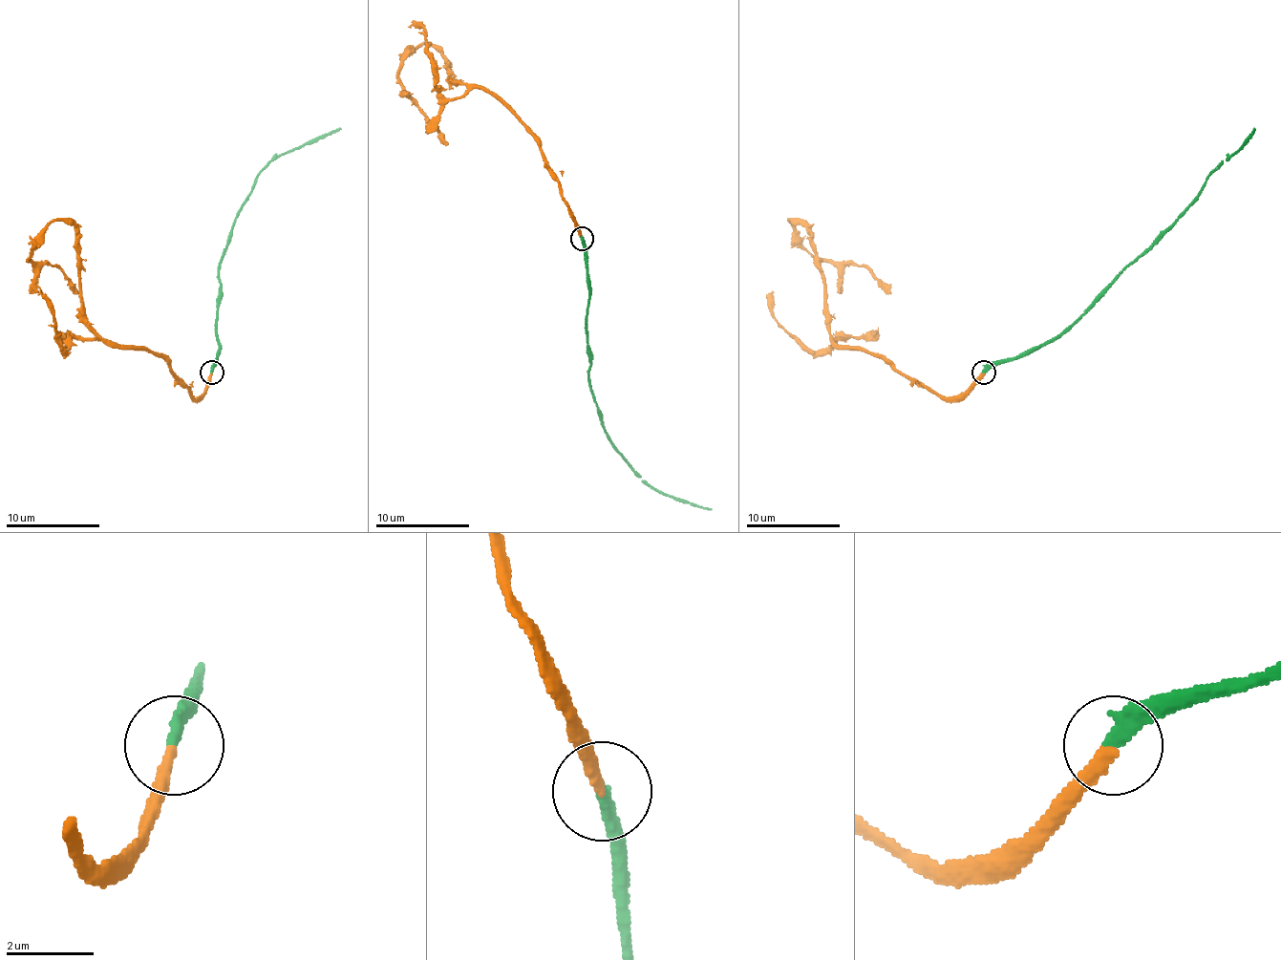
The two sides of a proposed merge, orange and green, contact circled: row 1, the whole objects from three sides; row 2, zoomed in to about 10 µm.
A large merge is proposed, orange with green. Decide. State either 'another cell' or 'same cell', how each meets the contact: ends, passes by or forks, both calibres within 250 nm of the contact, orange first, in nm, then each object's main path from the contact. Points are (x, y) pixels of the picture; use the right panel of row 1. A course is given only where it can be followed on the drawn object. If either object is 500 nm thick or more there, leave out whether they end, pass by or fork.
same cell; orange ends there; green ends there; 280 nm thick on the orange side, 340 nm on the other; orange runs (983, 372), (943, 397), (875, 355), (840, 348), (809, 230), (790, 221), (814, 256), (864, 266), (891, 294); green runs (983, 372), (1054, 341), (1181, 214), (1206, 179), (1256, 129)

